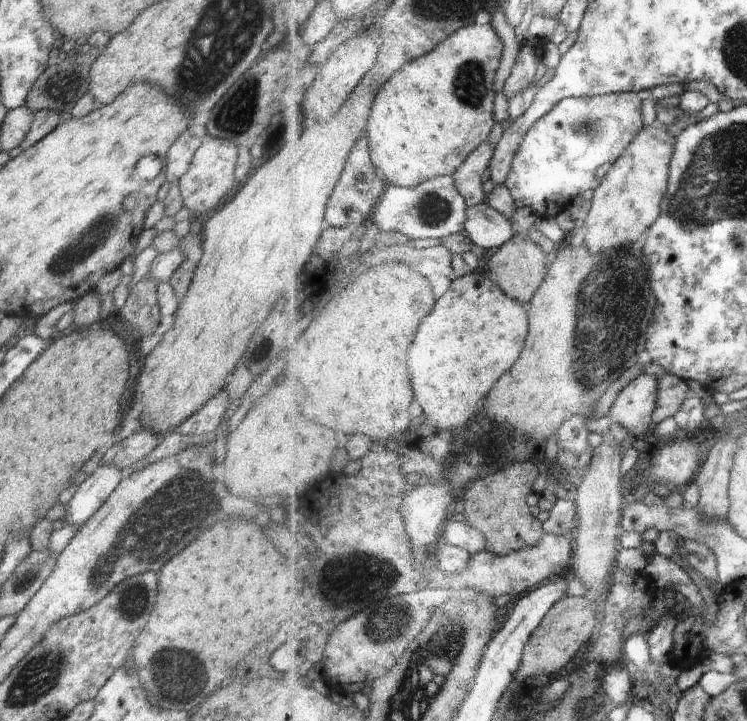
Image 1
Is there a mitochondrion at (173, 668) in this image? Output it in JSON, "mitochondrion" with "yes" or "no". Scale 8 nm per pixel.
{"mitochondrion":"yes"}

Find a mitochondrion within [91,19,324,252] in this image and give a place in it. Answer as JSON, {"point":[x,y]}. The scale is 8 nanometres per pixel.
{"point":[235,114]}

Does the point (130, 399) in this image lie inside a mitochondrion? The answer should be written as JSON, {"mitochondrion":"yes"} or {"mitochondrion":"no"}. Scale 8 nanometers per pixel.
{"mitochondrion":"no"}

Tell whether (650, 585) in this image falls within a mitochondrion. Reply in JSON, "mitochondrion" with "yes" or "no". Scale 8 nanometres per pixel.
{"mitochondrion":"no"}

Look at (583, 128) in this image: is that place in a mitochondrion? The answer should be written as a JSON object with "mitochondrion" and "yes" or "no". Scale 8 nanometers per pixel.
{"mitochondrion":"yes"}

